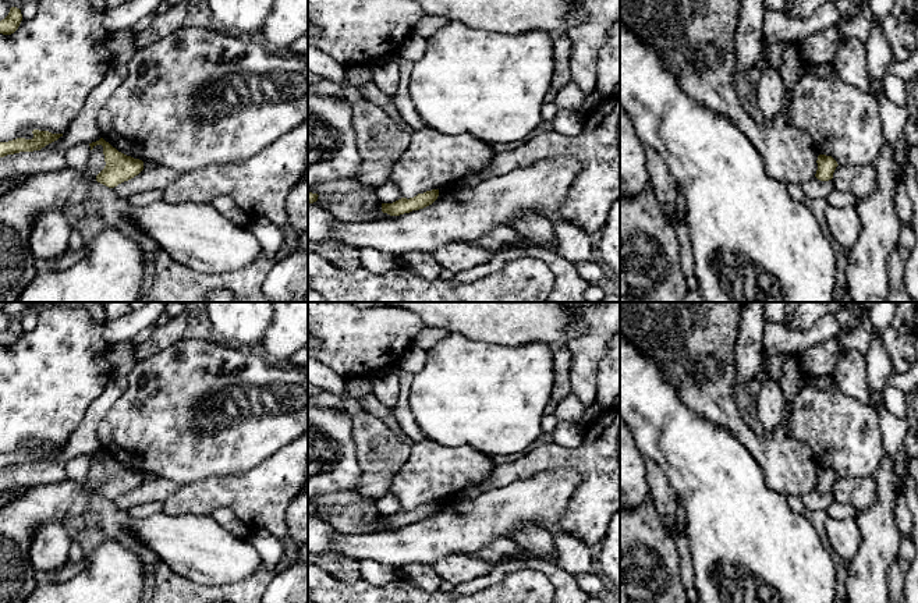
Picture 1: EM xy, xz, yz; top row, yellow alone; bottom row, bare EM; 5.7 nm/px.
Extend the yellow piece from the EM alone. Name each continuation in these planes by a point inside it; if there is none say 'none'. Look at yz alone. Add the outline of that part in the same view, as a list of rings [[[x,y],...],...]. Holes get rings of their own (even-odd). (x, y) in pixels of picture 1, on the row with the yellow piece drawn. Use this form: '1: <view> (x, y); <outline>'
none

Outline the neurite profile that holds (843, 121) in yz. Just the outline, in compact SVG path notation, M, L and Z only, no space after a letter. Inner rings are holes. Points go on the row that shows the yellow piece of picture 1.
M804 60L801 63L798 82L794 85L786 107L787 121L793 127L807 131L812 138L818 155L832 156L839 166L872 166L886 142L876 97L871 92L862 92L844 84L836 71L827 78L816 77L811 71L812 65L819 64Z

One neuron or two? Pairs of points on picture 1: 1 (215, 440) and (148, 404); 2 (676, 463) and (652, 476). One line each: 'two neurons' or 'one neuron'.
1: one neuron
2: two neurons

